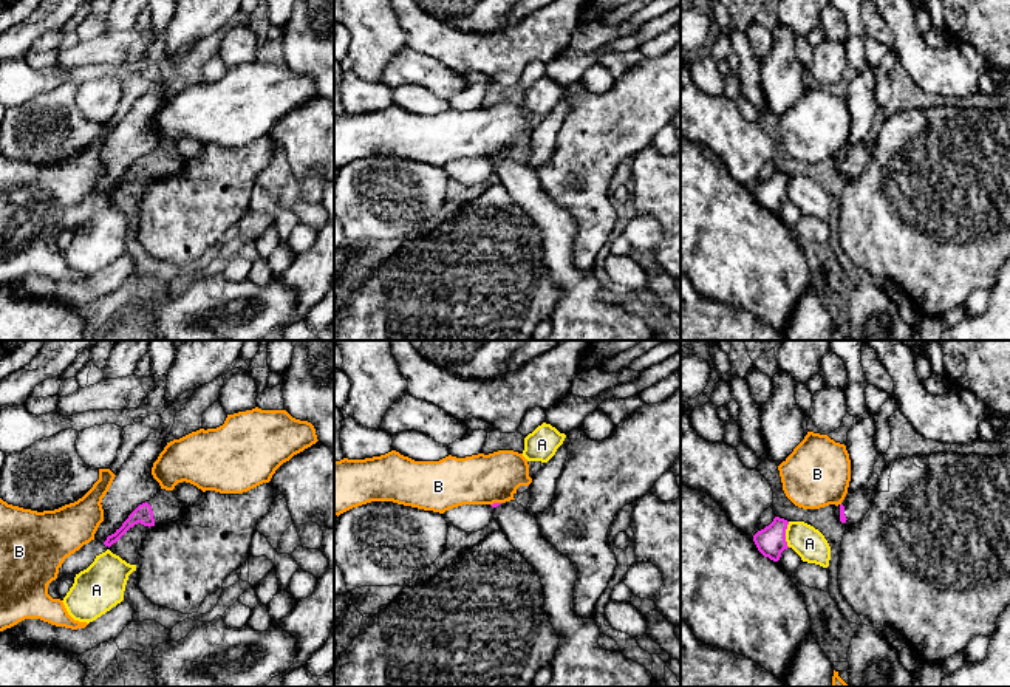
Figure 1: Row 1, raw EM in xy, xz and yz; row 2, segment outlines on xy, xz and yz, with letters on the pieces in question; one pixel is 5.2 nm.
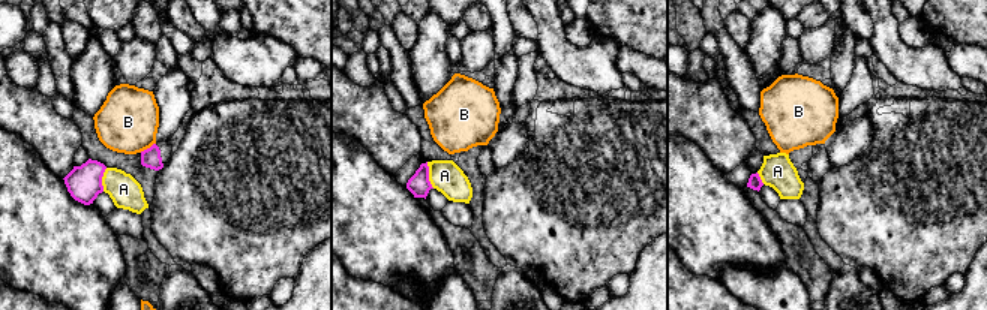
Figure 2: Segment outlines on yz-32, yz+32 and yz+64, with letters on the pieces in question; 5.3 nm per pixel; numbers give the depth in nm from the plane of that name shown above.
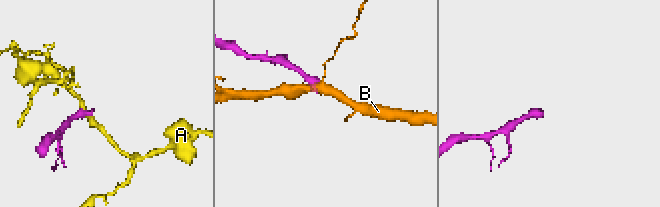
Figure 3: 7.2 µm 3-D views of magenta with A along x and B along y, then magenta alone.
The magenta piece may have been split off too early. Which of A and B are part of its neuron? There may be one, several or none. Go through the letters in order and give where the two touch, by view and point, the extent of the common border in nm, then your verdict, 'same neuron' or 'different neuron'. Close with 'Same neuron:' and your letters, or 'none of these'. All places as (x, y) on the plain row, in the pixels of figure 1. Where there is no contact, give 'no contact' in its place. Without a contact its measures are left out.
A: yz (784, 187) | 140 nm | different neuron
B: xz (495, 157) | 60 nm | different neuron
Same neuron: none of these

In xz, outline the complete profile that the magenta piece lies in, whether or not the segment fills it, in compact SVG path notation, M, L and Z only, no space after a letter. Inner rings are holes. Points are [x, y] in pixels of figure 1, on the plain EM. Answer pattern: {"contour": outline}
{"contour": "M517 155L493 156L490 159L495 162L493 173L498 175L500 184L540 231L544 265L560 292L551 316L552 333L546 340L650 340L653 336L650 323L625 311L622 305L603 303L599 299L600 282L597 275L592 271L582 272L577 269L574 265L575 221L566 209L546 195L537 172Z"}

